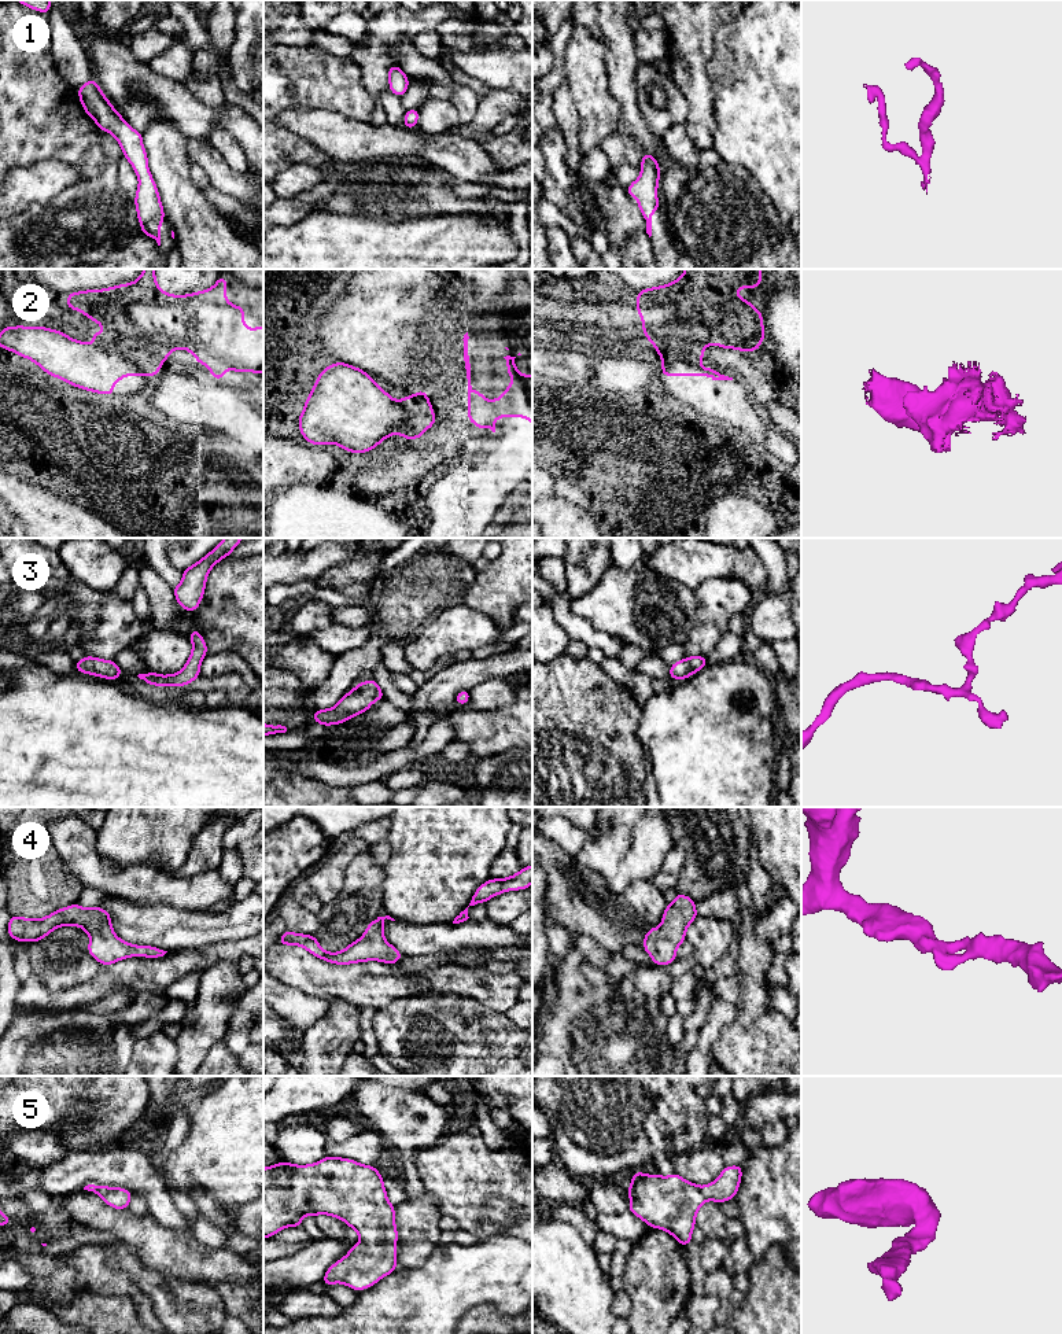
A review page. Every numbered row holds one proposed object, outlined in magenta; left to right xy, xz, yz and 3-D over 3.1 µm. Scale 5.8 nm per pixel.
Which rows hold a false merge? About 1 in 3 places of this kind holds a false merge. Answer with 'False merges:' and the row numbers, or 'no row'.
False merges: 2

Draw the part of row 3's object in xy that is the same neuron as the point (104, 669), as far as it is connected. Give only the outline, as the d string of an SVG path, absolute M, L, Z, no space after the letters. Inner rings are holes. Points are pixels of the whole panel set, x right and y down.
M89 655L81 660L74 662L74 664L75 671L106 678L110 681L117 681L117 678L125 672L117 666L114 660L103 660Z

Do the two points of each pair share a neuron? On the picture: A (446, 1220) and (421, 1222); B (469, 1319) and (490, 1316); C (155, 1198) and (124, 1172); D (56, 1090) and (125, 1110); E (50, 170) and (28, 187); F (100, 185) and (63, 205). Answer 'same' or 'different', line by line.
A: different
B: same
C: same
D: same
E: same
F: same

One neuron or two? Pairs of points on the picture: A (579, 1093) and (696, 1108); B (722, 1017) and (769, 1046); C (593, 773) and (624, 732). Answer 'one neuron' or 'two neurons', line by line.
A: one neuron
B: two neurons
C: one neuron

